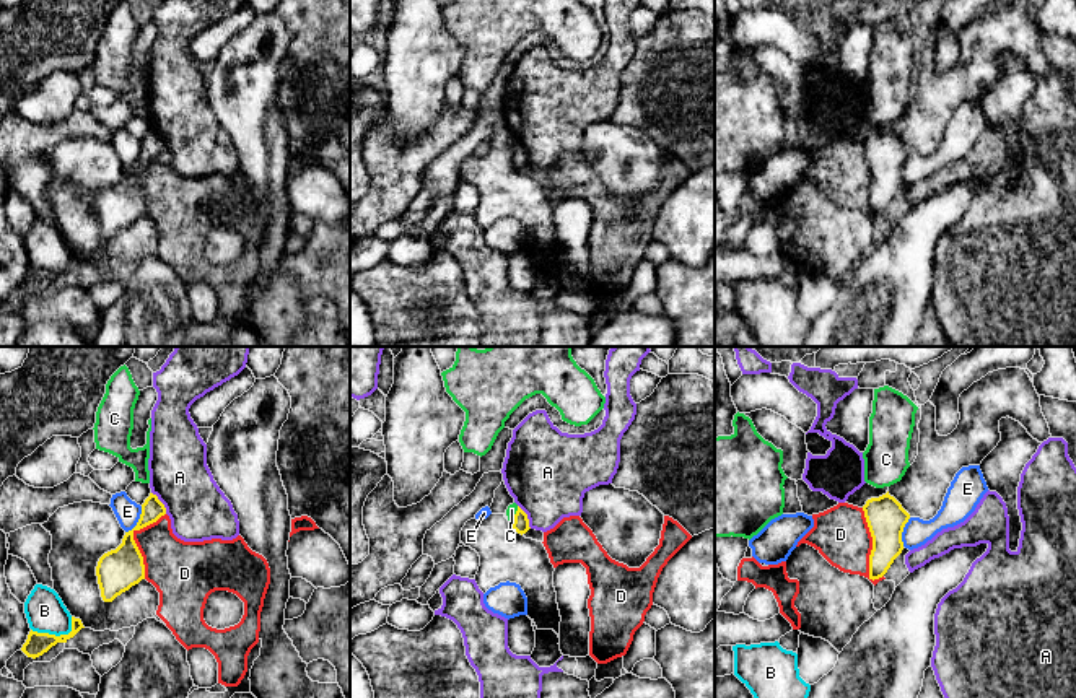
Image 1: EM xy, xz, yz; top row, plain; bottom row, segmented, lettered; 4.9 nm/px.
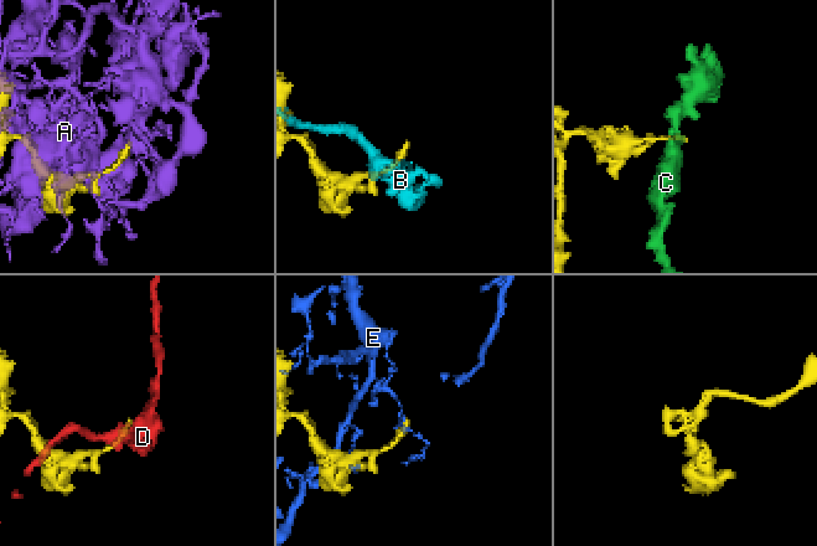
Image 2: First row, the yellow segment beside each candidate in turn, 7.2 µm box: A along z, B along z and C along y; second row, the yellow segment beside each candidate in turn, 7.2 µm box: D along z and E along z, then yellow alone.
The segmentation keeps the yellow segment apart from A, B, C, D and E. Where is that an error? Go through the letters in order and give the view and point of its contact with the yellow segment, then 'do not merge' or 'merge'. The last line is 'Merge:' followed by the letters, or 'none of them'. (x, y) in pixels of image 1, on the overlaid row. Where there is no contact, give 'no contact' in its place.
A: xy (161, 503) | do not merge
B: xy (57, 636) | do not merge
C: xz (515, 514) | do not merge
D: yz (873, 545) | do not merge
E: xy (139, 521) | do not merge
Merge: none of them

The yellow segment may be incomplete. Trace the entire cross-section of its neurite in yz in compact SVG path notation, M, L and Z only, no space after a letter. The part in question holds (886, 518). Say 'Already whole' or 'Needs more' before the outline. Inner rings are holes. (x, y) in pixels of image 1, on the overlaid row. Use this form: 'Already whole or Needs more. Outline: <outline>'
Already whole. Outline: M889 491L879 498L868 500L863 511L873 537L869 579L874 581L882 578L902 553L902 532L910 514Z

